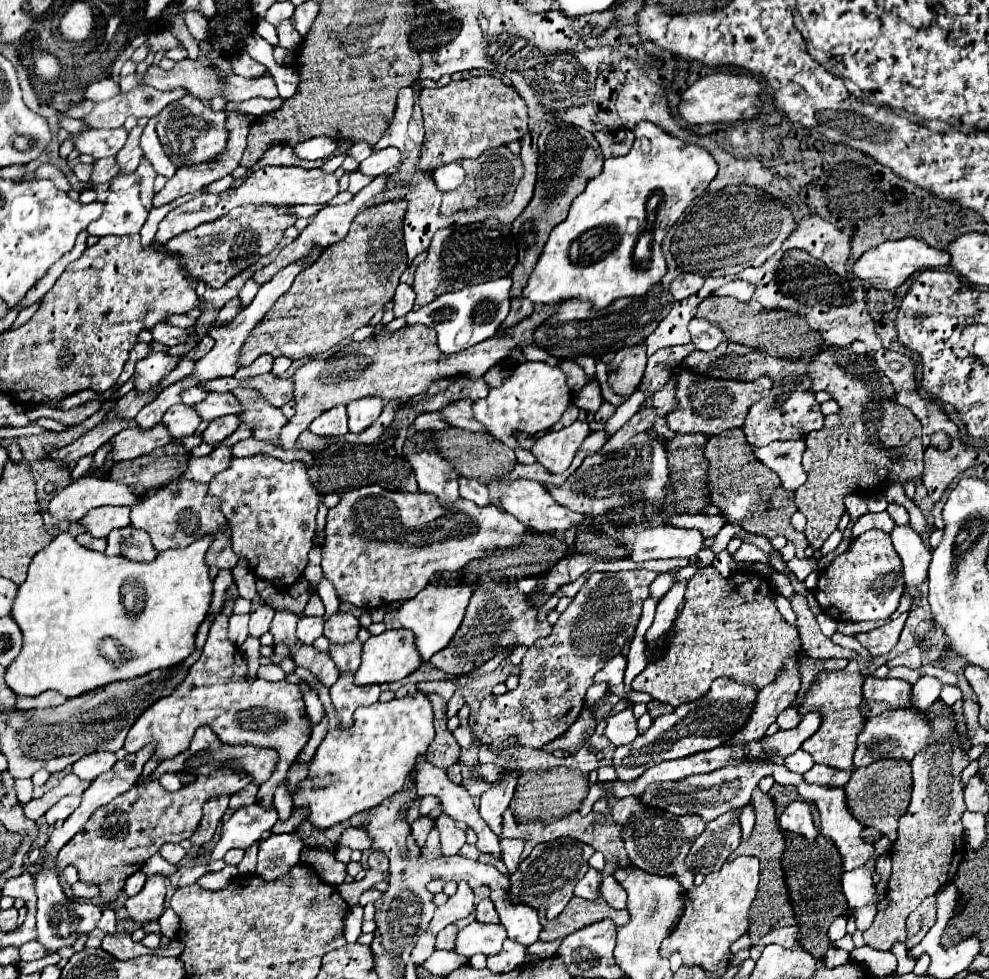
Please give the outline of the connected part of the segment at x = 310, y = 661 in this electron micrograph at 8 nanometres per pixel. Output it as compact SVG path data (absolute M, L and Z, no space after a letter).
M303 645L293 661L296 665L310 670L326 687L330 688L339 678L338 669L328 652L318 652L312 645Z

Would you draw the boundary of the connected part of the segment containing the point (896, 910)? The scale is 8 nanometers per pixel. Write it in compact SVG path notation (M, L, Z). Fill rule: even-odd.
M940 698L926 710L920 710L922 714L930 716L932 724L932 736L928 740L928 746L924 752L918 752L912 760L912 778L914 778L914 790L912 790L912 802L908 812L898 822L898 840L894 842L892 850L892 876L888 880L888 908L880 910L872 922L872 926L864 932L864 942L876 950L892 950L896 942L906 942L906 918L918 904L930 896L936 894L942 886L951 882L958 871L964 858L964 826L962 826L962 814L966 812L964 804L964 786L960 782L962 770L970 764L968 752L960 746L960 734L956 730L954 714L948 714L952 706L944 704Z

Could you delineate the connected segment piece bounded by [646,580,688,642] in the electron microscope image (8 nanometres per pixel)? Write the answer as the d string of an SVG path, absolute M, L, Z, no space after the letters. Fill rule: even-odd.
M688 580L678 582L678 584L672 586L670 592L660 600L658 610L656 610L654 624L652 624L650 630L646 632L646 642L654 642L656 638L660 638L660 636L664 636L664 634L668 632L668 628L672 626L672 622L674 622L674 618L676 618L678 606L680 606L680 602L684 600L686 584L688 584Z

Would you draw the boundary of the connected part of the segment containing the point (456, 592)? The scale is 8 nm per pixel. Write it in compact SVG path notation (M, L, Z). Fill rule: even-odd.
M428 584L412 600L406 600L400 606L398 620L400 620L402 628L410 628L416 634L416 648L420 650L424 662L428 662L436 652L446 648L446 644L452 640L454 632L462 624L462 618L464 618L470 596L472 596L472 586L470 584L458 584L458 586Z

